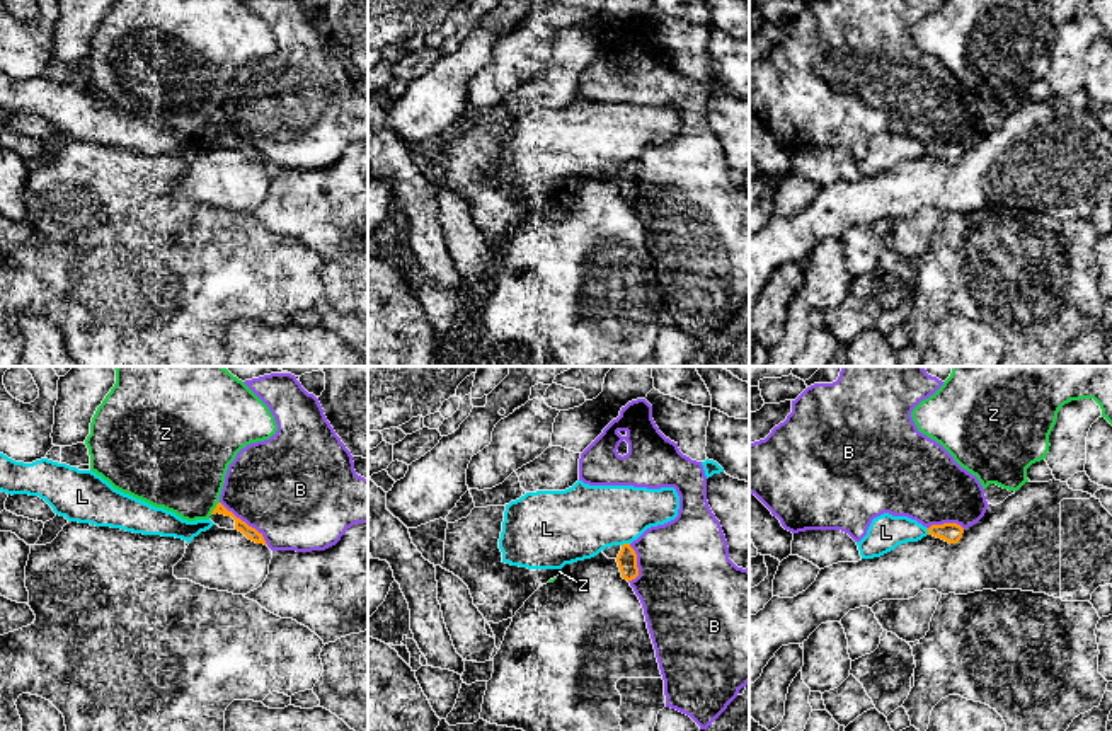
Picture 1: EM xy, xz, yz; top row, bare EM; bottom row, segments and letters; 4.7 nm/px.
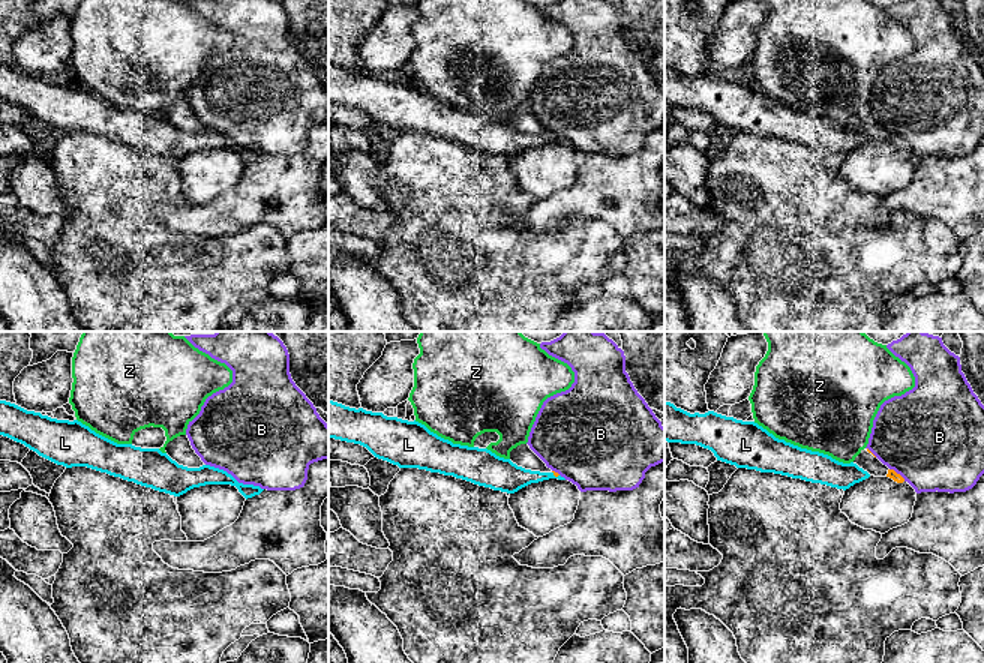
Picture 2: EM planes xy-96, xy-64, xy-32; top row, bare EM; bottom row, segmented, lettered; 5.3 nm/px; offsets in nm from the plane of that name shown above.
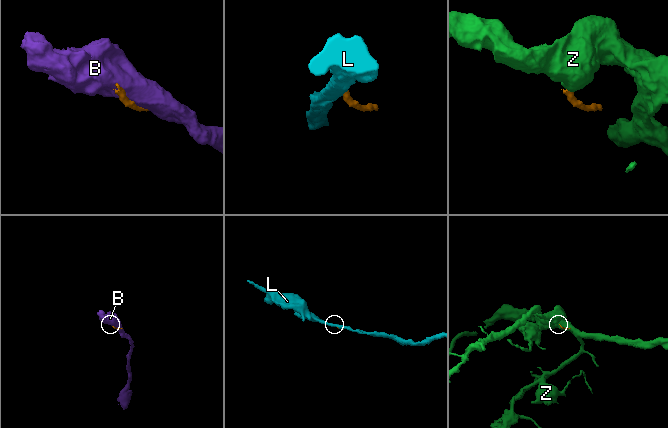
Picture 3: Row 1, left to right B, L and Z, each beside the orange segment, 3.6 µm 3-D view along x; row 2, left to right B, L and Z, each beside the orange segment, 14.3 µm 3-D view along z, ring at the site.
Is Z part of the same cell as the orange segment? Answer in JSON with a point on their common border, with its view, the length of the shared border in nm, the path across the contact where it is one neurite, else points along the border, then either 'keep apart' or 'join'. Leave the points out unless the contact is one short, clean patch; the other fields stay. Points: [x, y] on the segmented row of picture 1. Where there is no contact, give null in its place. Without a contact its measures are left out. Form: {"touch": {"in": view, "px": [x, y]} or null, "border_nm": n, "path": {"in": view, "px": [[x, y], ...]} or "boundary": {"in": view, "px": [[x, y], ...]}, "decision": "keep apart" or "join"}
{"touch": {"in": "xy", "px": [215, 508]}, "border_nm": 80, "boundary": {"in": "xy", "px": [[218, 501], [210, 513]]}, "decision": "keep apart"}

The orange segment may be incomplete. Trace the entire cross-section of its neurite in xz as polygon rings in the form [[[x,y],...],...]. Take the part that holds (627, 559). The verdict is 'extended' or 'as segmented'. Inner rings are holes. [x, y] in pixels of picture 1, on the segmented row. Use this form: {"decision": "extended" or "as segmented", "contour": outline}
{"decision": "extended", "contour": [[[630,544],[613,545],[601,550],[608,559],[615,559],[618,562],[622,578],[632,581],[639,576],[637,567],[637,554],[630,547]]]}

